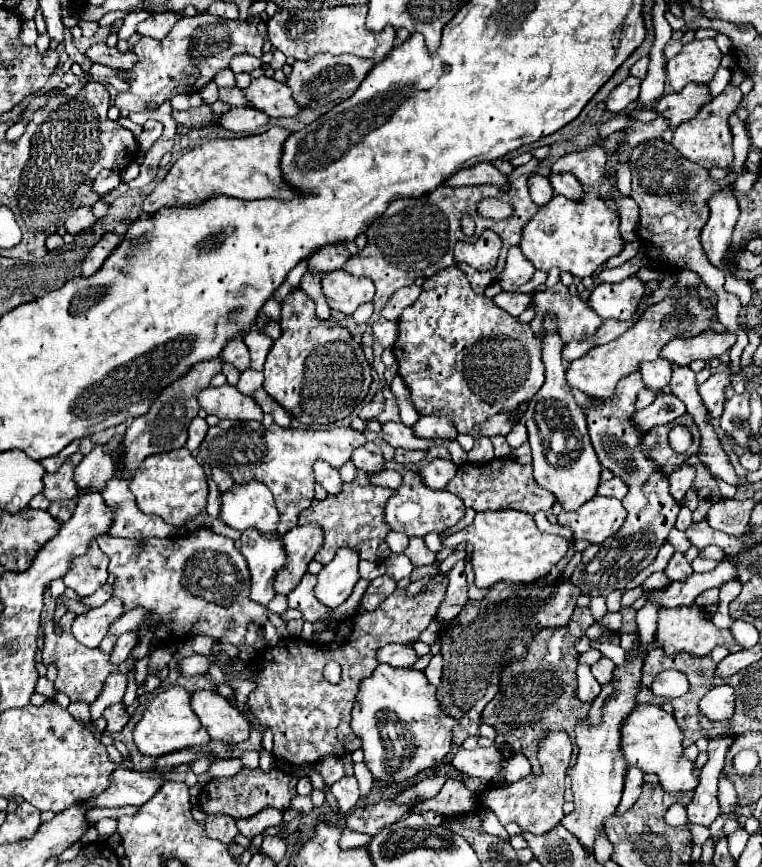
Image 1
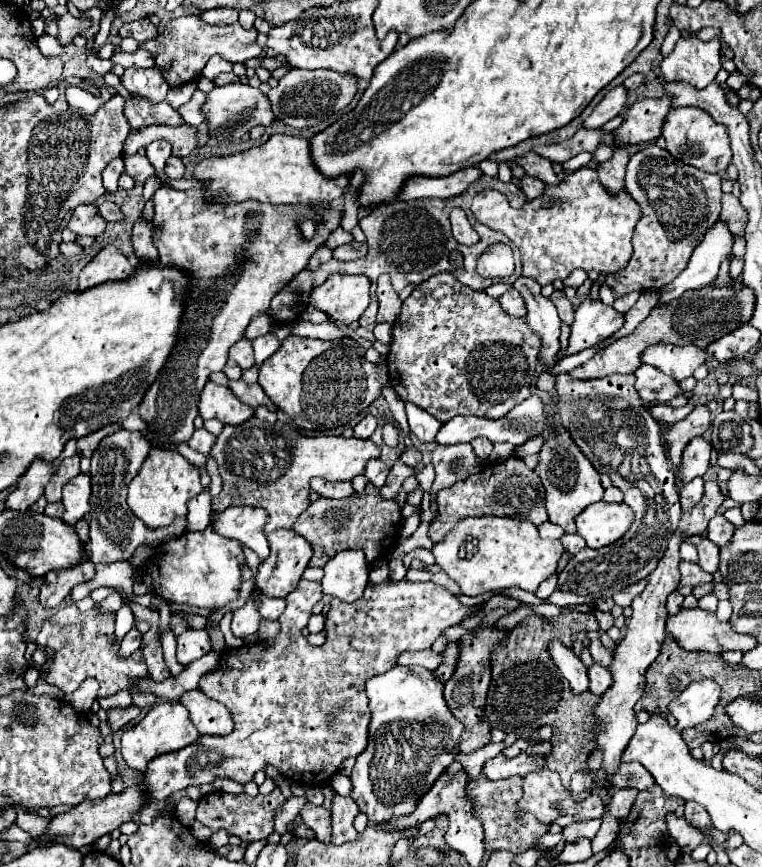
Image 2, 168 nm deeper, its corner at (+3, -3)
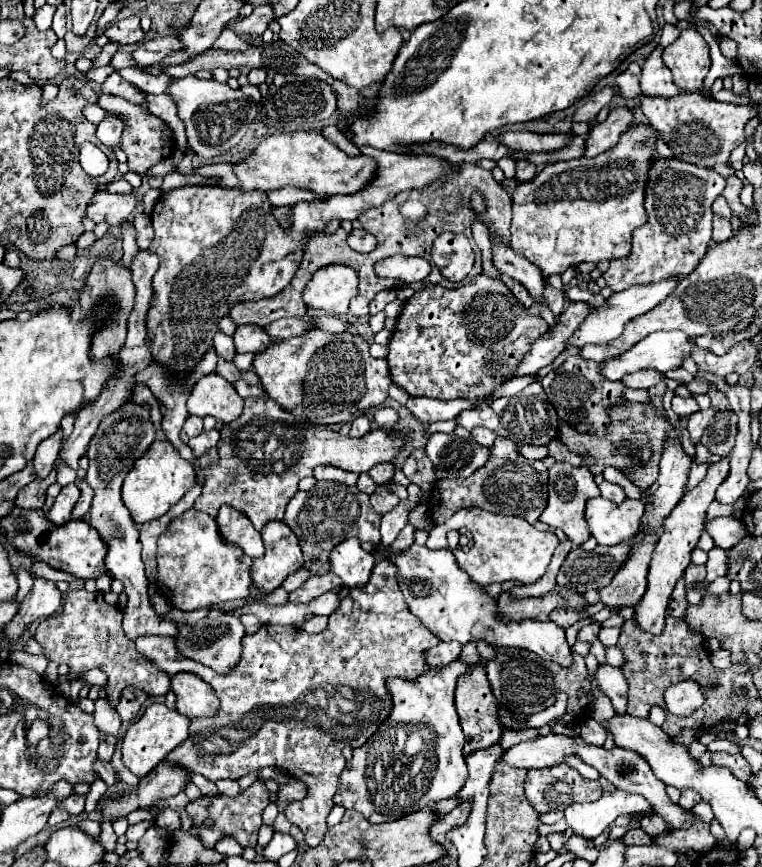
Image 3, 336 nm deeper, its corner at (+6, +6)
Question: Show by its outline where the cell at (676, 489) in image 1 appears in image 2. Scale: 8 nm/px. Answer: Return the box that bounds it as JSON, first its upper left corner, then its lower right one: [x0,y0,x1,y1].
[679,436,711,484]

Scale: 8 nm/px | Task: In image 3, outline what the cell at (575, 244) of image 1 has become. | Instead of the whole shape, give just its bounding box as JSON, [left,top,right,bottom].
[512,125,656,277]

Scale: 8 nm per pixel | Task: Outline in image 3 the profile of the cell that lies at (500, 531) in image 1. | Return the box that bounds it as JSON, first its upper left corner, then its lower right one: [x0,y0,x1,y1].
[426,509,560,585]

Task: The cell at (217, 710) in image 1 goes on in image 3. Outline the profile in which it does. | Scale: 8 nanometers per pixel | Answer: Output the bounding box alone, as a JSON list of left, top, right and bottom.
[172,673,218,719]

